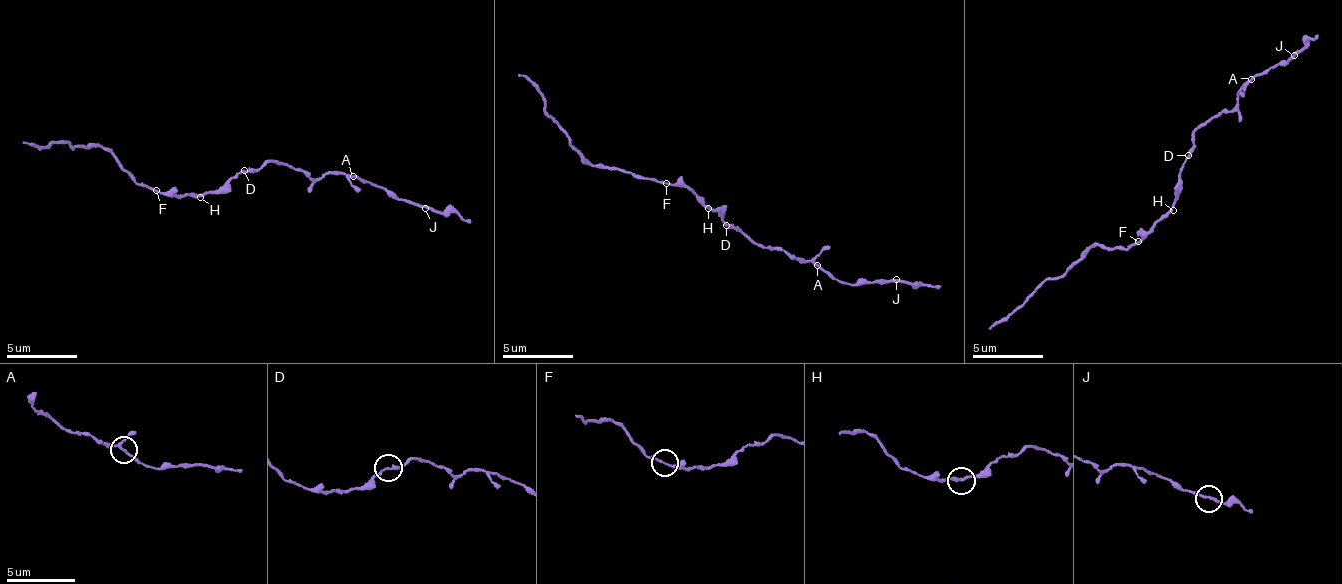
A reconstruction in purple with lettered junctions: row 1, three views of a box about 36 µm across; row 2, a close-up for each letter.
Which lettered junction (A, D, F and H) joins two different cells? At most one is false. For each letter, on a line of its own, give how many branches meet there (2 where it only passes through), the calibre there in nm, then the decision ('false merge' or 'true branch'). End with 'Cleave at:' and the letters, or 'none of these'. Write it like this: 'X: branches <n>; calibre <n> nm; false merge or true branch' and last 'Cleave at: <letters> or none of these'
A: branches 3; calibre 140 nm; false merge
D: branches 2; calibre 170 nm; true branch
F: branches 2; calibre 150 nm; true branch
H: branches 2; calibre 190 nm; true branch
Cleave at: A

